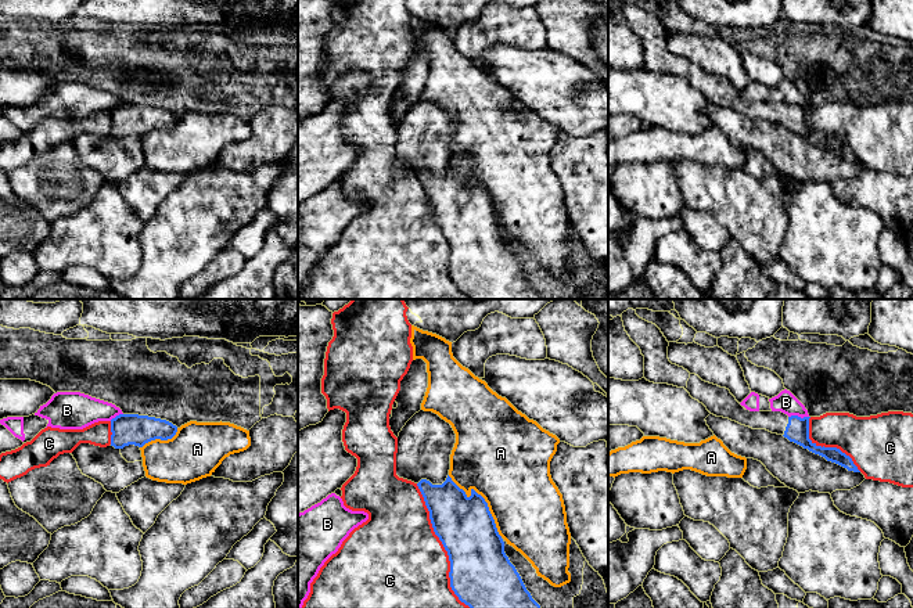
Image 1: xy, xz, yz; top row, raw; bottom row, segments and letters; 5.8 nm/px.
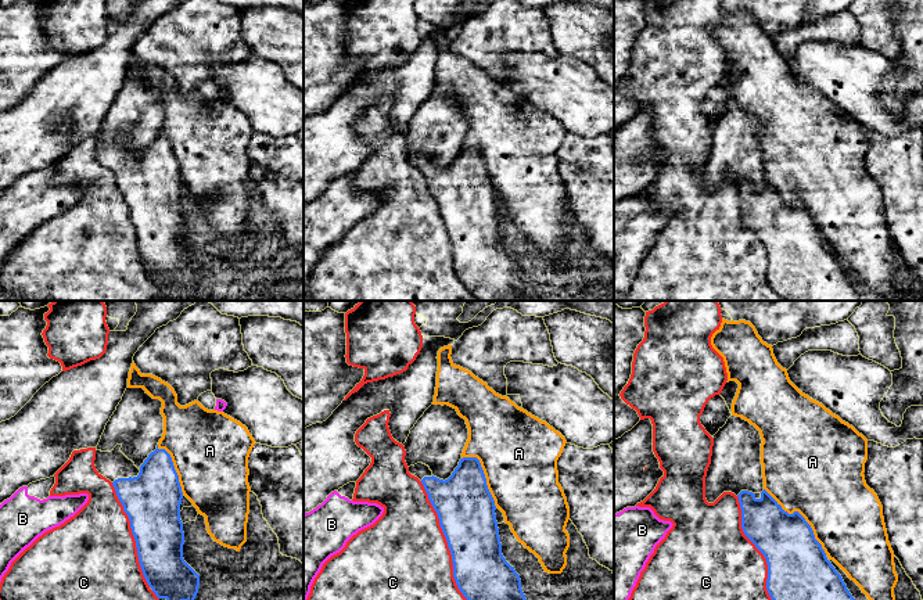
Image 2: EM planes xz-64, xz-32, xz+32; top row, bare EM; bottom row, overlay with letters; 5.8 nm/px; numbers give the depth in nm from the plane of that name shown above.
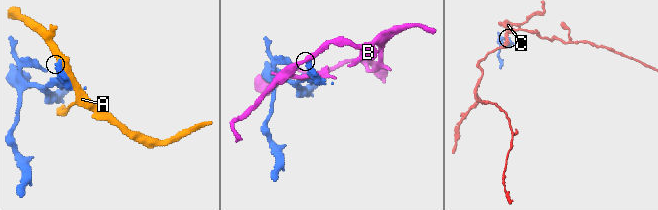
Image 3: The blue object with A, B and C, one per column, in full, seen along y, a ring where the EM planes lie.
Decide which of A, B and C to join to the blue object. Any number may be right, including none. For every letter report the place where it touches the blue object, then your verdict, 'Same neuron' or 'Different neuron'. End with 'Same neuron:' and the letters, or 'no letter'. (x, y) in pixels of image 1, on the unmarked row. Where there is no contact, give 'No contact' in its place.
A: Touches blue at xz (484, 189). Different neuron
B: Touches blue at yz (798, 107). Different neuron
C: Touches blue at xz (444, 236). Different neuron
Same neuron: no letter

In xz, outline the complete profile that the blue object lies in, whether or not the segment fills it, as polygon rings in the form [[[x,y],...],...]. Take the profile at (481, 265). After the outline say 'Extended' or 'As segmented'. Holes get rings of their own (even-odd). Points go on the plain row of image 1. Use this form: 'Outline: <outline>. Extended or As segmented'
Outline: [[[449,165],[442,175],[421,169],[417,176],[429,201],[434,222],[447,241],[450,277],[461,292],[471,299],[542,299],[506,245],[504,231],[481,184],[471,179],[468,187]]]. As segmented

